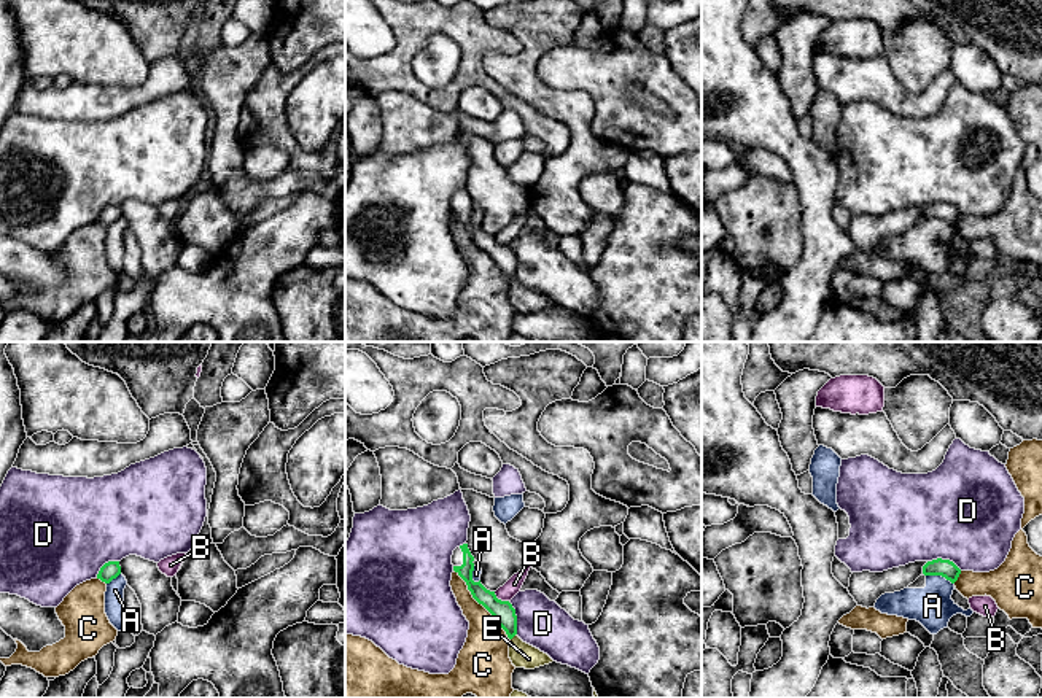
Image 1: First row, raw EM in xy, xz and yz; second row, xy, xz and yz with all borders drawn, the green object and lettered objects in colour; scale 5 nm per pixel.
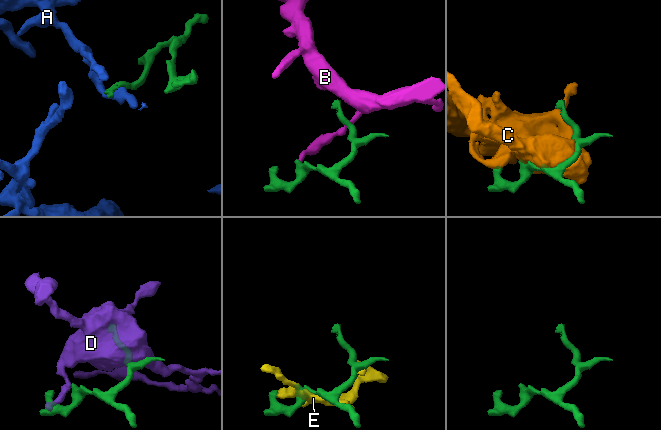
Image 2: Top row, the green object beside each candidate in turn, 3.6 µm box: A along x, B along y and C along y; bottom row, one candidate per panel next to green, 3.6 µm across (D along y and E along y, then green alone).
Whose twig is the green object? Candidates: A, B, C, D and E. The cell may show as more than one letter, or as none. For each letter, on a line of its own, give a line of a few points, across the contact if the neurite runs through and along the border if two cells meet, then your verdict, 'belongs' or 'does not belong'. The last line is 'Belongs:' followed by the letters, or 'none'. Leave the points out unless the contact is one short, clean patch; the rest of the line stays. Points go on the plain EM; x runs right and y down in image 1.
A: yz (926, 218), (940, 218), (953, 228) | does not belong
B: xz (493, 236), (498, 242), (509, 247) | does not belong
C: does not belong
D: does not belong
E: does not belong
Belongs: none

